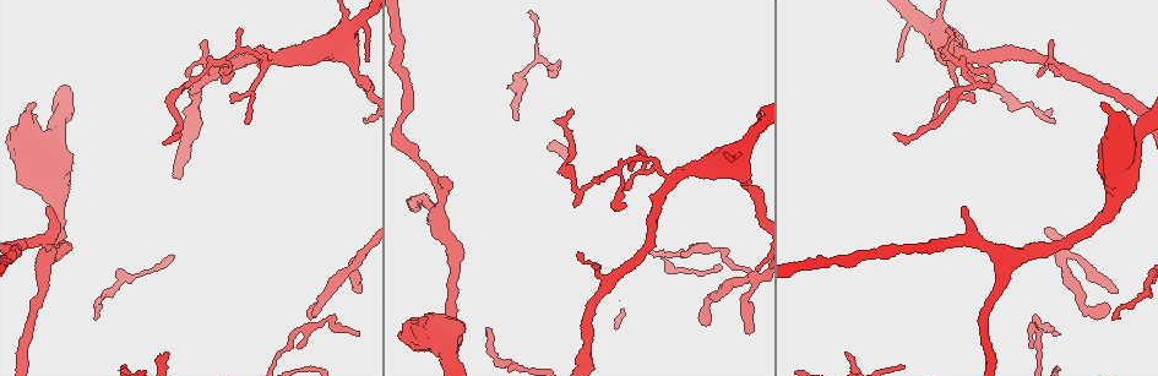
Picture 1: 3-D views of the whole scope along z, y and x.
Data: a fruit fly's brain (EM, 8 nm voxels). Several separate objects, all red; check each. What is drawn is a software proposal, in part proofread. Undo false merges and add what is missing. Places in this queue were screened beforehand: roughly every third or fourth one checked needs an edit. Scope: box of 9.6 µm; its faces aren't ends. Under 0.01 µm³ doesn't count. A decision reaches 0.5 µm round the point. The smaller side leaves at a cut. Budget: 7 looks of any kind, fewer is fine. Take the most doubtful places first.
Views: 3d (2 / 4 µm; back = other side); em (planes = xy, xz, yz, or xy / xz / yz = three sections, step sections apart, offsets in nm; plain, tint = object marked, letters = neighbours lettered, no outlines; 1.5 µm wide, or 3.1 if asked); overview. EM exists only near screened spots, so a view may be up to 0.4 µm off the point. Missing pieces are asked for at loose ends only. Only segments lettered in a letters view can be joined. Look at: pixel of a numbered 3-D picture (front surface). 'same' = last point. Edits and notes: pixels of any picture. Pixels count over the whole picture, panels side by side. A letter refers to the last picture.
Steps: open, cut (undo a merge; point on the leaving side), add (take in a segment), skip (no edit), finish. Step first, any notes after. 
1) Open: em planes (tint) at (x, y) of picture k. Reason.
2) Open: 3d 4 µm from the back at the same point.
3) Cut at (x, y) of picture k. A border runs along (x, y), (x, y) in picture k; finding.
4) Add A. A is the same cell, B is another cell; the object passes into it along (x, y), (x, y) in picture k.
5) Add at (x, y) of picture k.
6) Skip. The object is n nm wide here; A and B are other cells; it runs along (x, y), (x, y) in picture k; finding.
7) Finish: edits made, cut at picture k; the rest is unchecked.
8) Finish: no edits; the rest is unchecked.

Open: 3d 4 µm at (1115, 290) of picture 1.

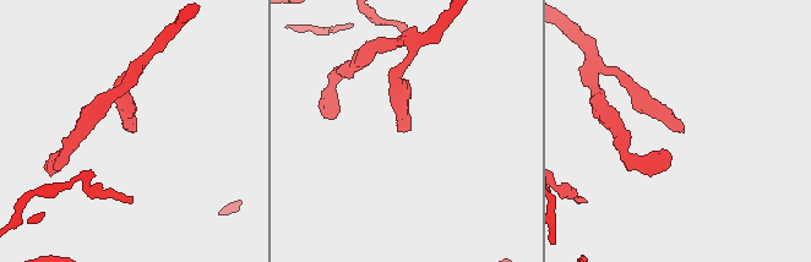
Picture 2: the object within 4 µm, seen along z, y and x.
Open: em planes (letters) at (683, 131) of picture 2.

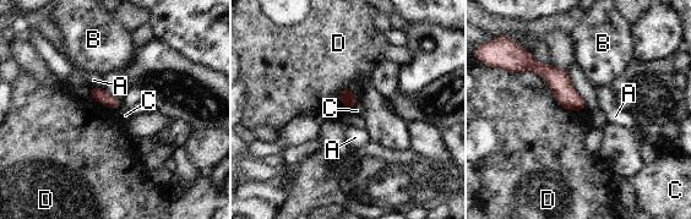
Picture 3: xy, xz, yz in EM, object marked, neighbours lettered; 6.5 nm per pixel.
Skip. A, B, C and D are other cells; it runs along (527, 61), (547, 72), (583, 107) in picture 3; no lettered segment goes on from it.

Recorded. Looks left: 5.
Open: em planes (letters) at (967, 212) of picture 1.

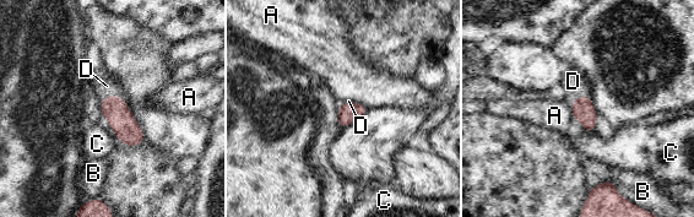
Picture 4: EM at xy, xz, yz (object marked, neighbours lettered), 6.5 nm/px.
Add D. The object is 140 nm wide here; D is the same cell, A, B and C are other cells; the object passes into it along (119, 117), (117, 96), (107, 86) in picture 4; the neuron continues.

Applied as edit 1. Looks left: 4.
Open: overview. See it whole again.

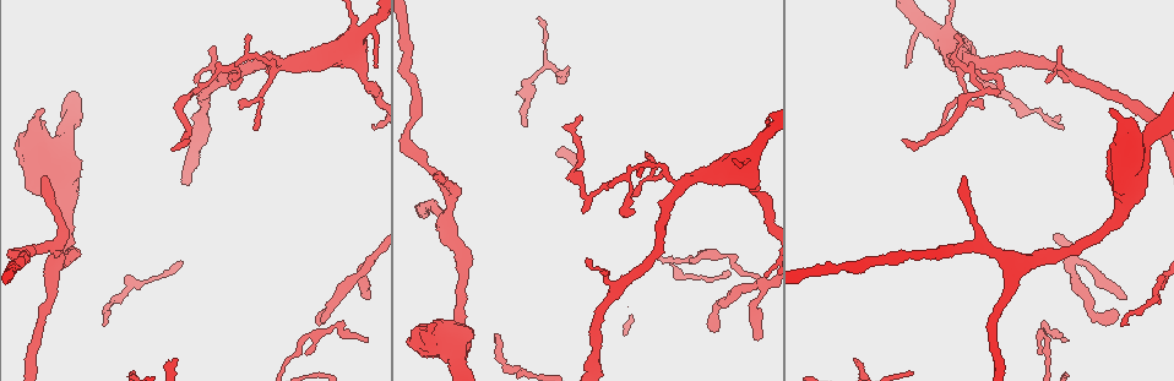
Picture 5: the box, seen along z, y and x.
Open: em xz step 8 (tint) at (589, 195) of picture 5. Sharp bend.

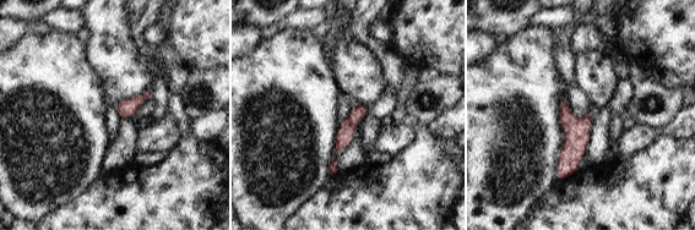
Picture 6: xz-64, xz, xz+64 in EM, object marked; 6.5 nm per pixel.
Open: em planes (letters) at the same point. Another direction.

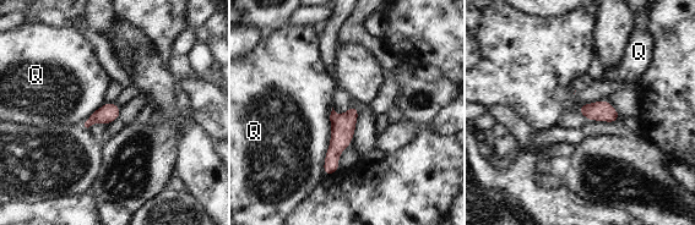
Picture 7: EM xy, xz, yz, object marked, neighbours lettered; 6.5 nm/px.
Skip. The object is 120 nm wide here; Q is another cell; continuous, no second neuron.

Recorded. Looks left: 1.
Finish: edits made, add at picture 4; the rest is unchecked.

